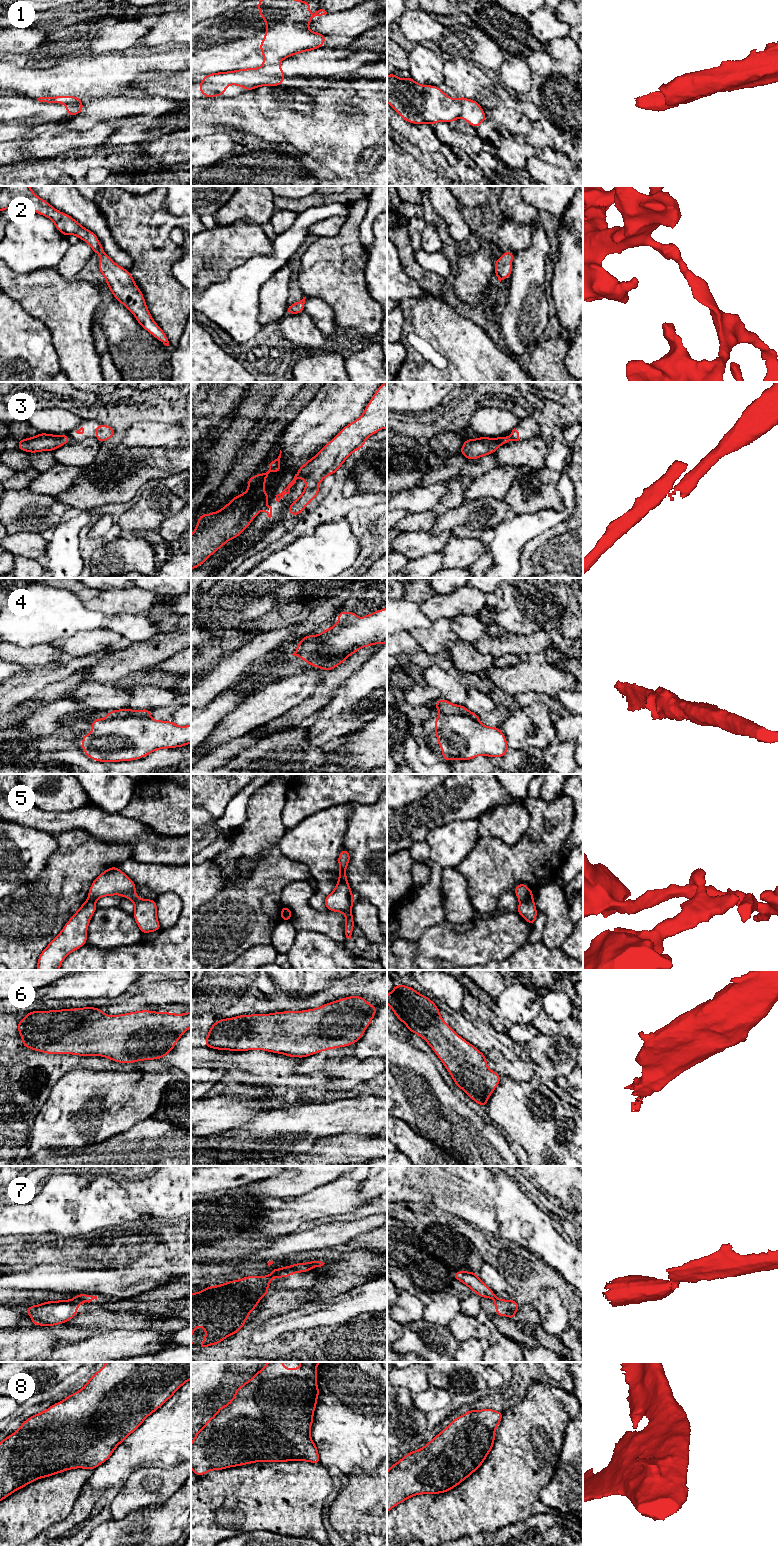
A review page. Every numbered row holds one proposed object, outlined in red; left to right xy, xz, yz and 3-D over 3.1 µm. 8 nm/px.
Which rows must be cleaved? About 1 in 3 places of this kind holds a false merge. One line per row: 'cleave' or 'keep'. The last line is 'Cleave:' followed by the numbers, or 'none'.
1: cleave
2: keep
3: cleave
4: cleave
5: cleave
6: keep
7: cleave
8: keep
Cleave: 1, 3, 4, 5, 7

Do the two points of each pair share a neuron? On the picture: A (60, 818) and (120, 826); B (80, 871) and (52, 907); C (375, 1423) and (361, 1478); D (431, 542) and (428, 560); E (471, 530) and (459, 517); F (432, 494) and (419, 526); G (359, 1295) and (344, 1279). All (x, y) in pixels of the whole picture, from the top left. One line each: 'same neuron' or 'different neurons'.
A: same neuron
B: same neuron
C: different neurons
D: different neurons
E: same neuron
F: different neurons
G: different neurons

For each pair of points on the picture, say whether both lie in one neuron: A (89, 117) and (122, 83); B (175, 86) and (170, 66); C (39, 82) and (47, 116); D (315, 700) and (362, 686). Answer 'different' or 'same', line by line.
A: different
B: different
C: different
D: different

